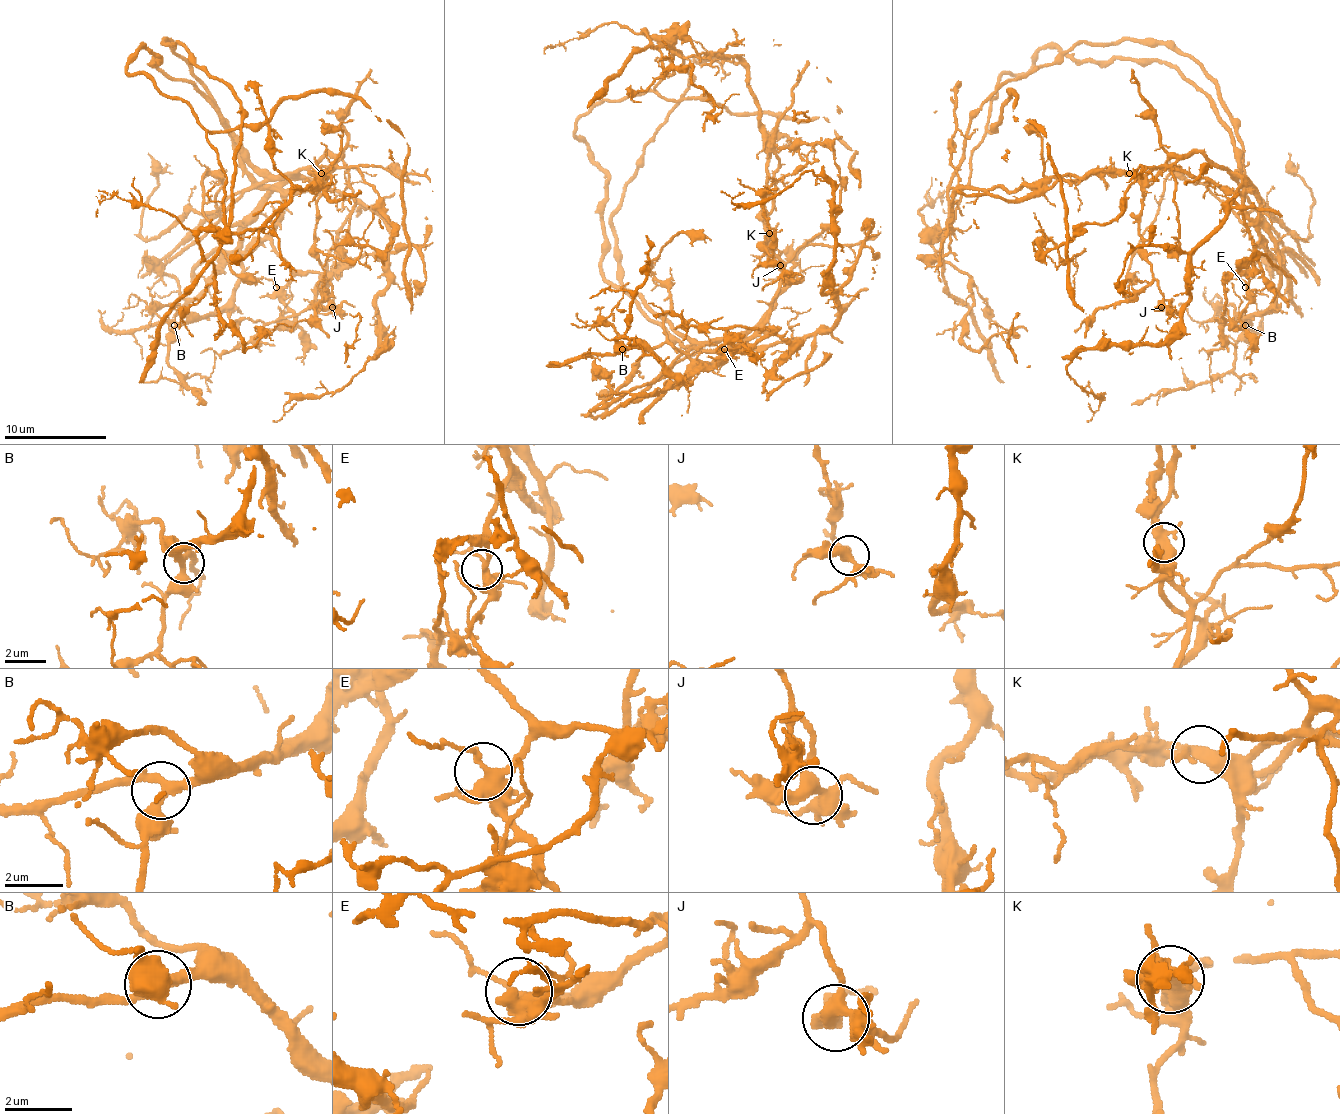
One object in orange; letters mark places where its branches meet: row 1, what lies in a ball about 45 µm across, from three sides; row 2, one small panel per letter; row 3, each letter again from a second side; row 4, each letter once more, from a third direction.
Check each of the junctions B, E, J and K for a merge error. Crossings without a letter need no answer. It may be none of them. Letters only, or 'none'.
K

